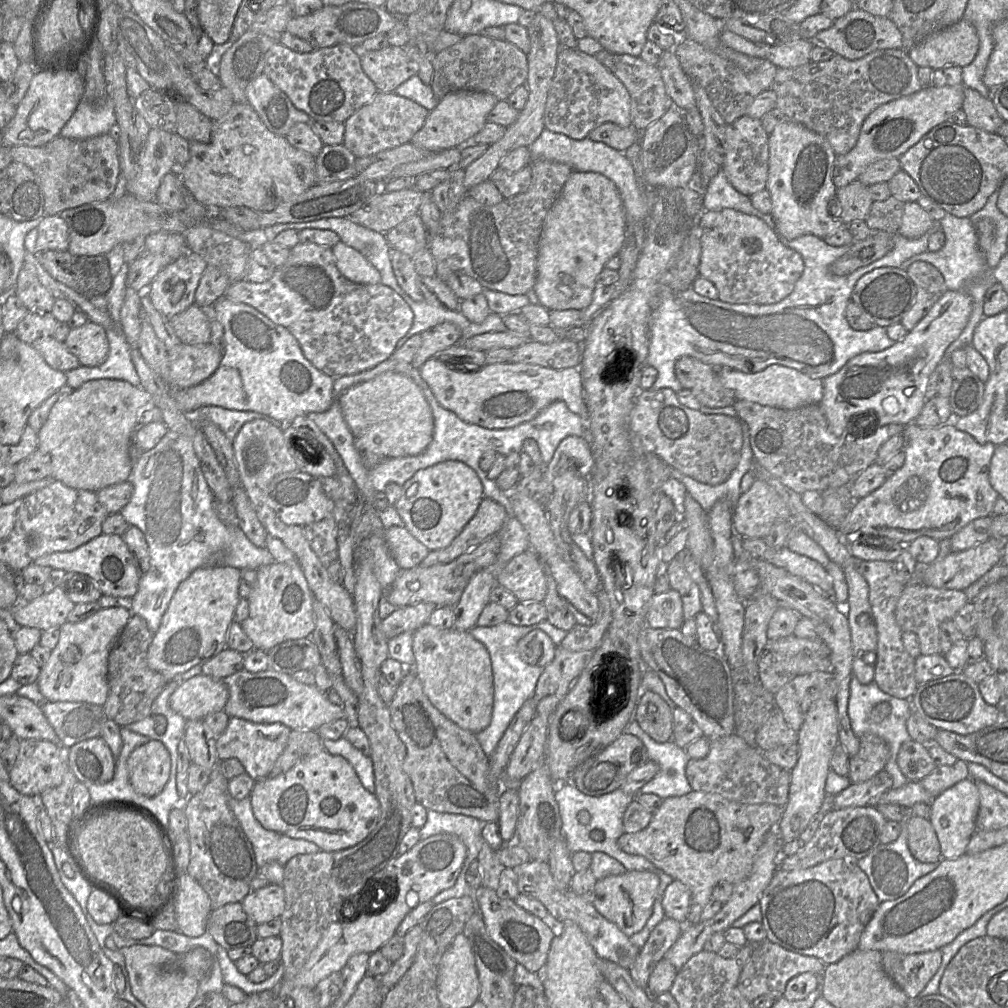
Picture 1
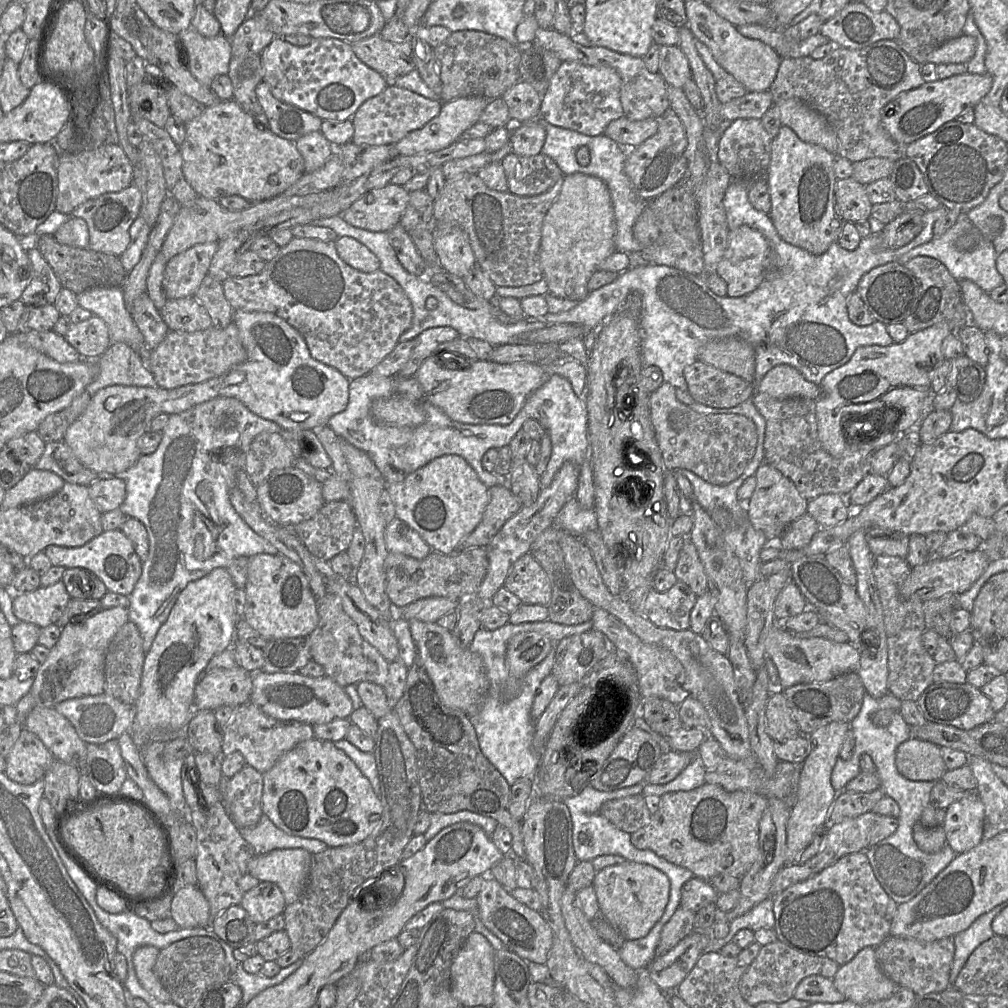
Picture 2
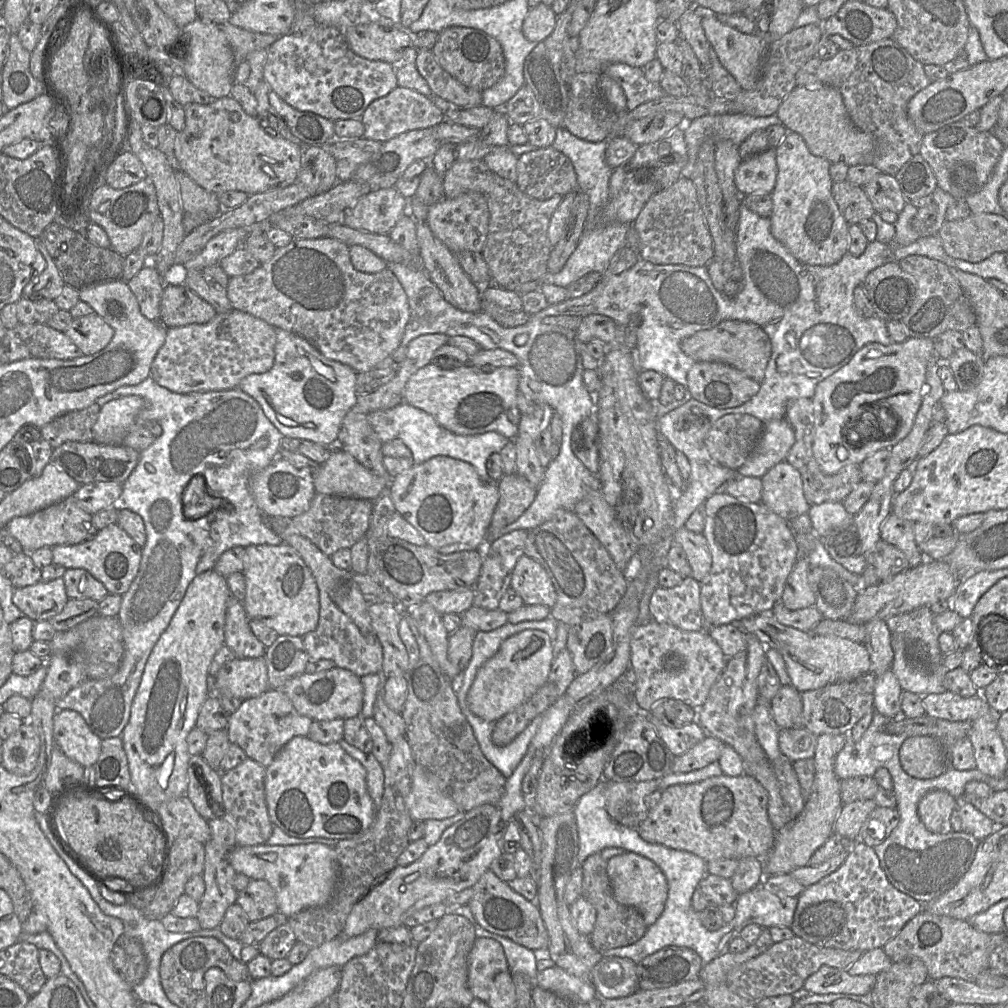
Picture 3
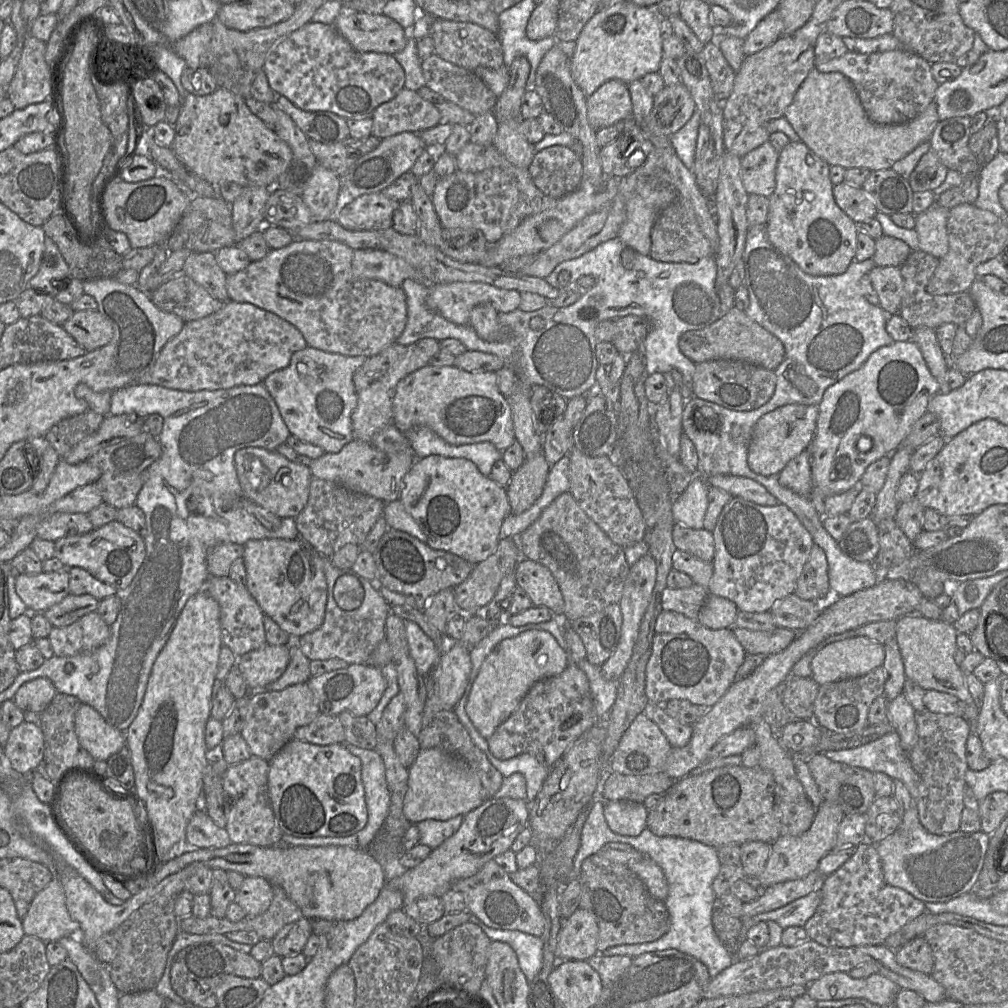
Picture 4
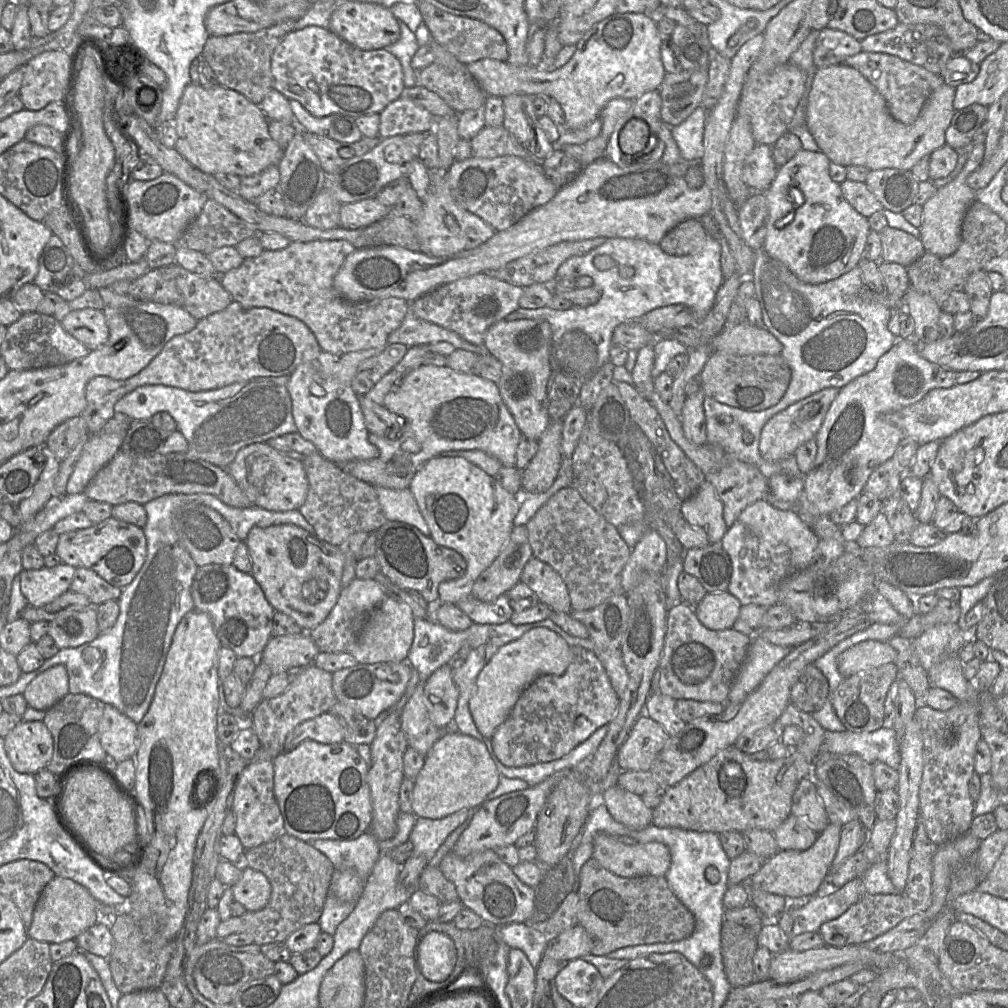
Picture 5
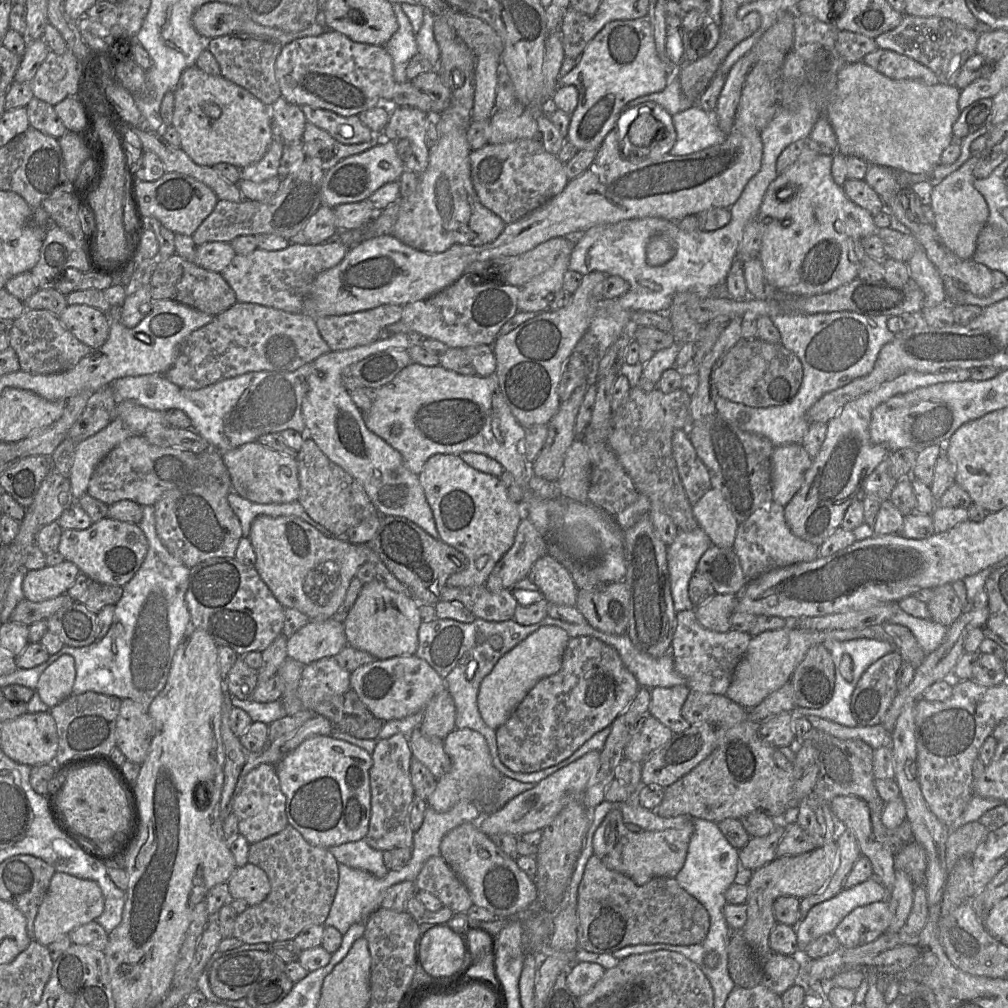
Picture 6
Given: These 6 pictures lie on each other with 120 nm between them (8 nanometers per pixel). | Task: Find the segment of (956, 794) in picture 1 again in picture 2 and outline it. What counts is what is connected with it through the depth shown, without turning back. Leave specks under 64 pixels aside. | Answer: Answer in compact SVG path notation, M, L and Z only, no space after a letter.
M976 792L945 809L942 827L947 844L961 854L983 841L984 804Z

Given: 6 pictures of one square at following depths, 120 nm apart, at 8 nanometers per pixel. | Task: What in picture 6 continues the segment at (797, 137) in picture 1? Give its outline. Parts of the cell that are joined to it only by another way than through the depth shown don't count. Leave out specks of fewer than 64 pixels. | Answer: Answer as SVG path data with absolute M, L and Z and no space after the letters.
M821 153L810 162L796 162L770 183L757 219L762 223L759 259L772 286L785 297L804 297L829 293L858 278L865 257L862 240L876 233L874 216L851 201L832 176L835 154Z

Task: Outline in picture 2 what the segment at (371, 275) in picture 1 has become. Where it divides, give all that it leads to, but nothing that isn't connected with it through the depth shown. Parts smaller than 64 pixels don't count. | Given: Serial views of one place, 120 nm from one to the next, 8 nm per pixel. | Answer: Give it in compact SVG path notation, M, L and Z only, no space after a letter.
M337 237L335 245L339 257L354 269L365 273L380 269L380 261L377 256L355 238Z

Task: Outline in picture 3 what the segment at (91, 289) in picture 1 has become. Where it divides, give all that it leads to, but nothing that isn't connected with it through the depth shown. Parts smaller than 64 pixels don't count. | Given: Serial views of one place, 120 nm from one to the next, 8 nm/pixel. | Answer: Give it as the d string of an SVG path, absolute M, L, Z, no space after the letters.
M53 221L44 228L39 239L44 243L64 283L78 291L98 283L122 279L124 256L110 248L90 243L84 232L78 232Z

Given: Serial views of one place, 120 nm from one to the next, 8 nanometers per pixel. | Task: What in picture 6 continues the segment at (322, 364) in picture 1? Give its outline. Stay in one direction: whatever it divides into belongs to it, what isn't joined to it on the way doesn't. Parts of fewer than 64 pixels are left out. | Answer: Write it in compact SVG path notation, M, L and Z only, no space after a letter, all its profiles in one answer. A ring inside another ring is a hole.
M337 238L321 244L290 243L287 248L278 251L256 248L247 255L236 254L221 275L234 290L238 302L306 313L305 301L312 282L317 275L339 264L348 250ZM385 304L350 314L319 316L315 322L332 351L347 350L376 341L385 326L401 321L402 310L402 306Z

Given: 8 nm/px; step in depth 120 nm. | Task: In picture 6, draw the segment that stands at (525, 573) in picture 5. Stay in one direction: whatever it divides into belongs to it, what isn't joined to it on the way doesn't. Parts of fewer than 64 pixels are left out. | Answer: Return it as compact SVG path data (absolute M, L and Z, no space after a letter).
M545 554L531 567L527 578L535 584L548 602L575 606L578 588L569 571L555 558Z

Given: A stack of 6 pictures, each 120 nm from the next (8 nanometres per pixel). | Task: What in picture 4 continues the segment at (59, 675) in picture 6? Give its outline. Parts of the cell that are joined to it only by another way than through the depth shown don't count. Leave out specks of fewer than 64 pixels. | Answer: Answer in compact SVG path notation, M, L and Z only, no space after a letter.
M39 677L21 685L13 701L23 712L42 713L56 694L53 682L49 678Z

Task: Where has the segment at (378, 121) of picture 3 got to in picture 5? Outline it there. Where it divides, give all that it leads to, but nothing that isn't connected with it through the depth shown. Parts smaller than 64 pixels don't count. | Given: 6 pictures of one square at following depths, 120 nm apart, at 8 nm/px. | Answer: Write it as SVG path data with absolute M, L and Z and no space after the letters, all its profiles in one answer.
M399 97L380 113L379 137L428 133L434 129L436 118L424 107L410 99Z

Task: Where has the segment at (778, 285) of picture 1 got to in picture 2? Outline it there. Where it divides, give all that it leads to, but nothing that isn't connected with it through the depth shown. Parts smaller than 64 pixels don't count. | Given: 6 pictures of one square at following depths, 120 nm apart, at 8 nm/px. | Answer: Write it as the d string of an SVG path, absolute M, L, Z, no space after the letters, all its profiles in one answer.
M742 225L730 230L728 246L723 259L719 262L716 274L727 283L727 296L741 297L753 292L772 270L774 252L769 241L756 229Z

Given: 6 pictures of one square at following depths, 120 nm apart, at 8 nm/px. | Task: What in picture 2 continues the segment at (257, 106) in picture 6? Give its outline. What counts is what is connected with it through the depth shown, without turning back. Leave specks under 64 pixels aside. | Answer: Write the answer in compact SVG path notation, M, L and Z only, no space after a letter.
M233 99L218 100L205 107L202 114L185 124L186 136L179 146L183 165L182 171L191 187L199 196L218 200L223 196L238 195L252 203L282 194L303 174L303 158L295 141L274 134L256 120Z

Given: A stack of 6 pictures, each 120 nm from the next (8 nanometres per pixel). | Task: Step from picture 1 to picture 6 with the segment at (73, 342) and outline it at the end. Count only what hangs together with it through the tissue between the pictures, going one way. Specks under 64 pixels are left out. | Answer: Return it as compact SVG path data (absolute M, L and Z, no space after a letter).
M67 305L58 317L69 332L93 350L101 347L109 336L109 318L97 308Z

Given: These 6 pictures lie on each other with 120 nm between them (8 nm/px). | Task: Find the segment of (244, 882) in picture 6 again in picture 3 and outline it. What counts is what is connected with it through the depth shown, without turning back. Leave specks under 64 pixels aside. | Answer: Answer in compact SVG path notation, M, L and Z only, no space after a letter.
M251 880L248 886L238 893L236 903L242 907L250 922L279 912L276 893L266 880Z

